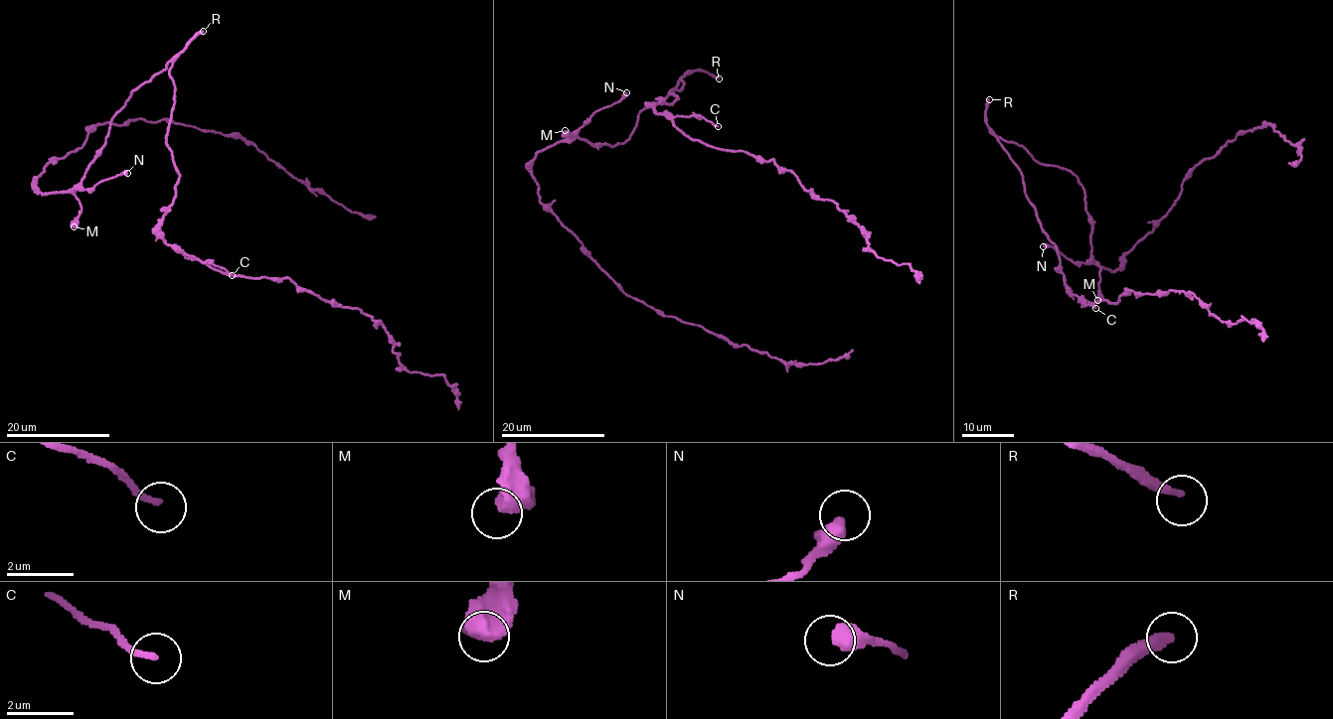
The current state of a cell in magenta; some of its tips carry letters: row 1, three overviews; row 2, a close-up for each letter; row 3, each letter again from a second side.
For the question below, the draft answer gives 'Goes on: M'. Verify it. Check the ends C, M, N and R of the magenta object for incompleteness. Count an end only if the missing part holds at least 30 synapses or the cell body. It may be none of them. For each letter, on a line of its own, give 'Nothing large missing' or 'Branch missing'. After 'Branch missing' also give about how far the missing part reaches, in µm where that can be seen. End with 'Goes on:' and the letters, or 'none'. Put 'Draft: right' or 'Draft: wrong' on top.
Draft: wrong
C: Nothing large missing
M: Nothing large missing
N: Nothing large missing
R: Branch missing. Missing length about 250 µm
Goes on: R

